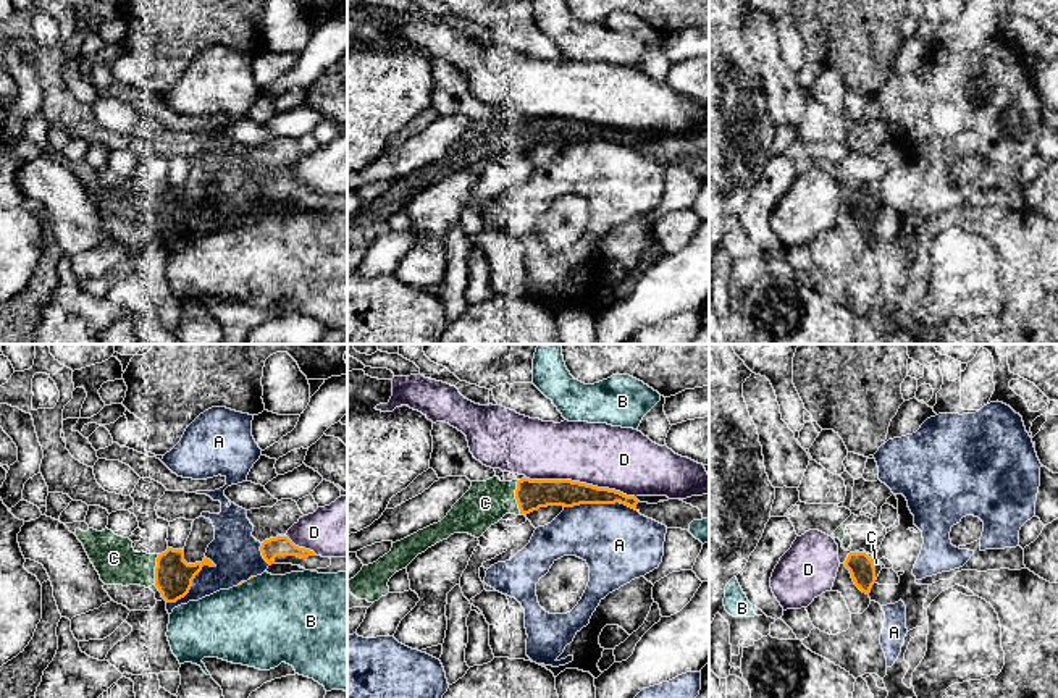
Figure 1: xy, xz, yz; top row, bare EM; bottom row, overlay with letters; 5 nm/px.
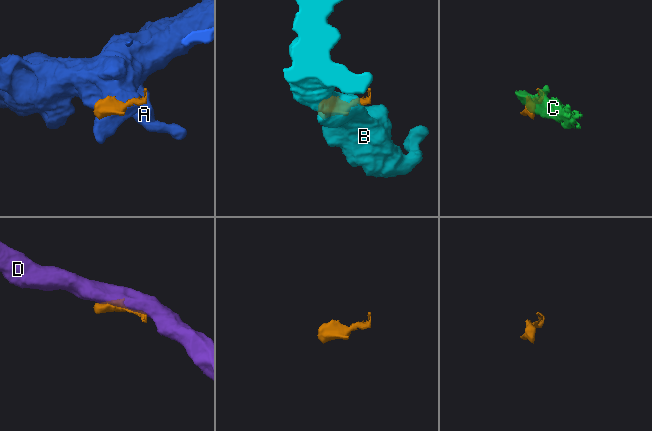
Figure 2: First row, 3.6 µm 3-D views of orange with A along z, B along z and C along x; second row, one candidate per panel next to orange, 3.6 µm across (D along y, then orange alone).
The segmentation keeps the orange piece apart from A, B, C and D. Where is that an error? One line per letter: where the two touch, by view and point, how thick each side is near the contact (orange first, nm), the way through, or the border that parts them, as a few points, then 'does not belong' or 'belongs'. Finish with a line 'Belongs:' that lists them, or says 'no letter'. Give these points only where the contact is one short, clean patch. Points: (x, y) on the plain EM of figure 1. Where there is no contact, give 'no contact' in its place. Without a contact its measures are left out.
A: xy (191, 222) | 190/200 nm | does not belong
B: xy (251, 215) | 20/440 nm | along xy (254, 215), (249, 218) | does not belong
C: xz (516, 134) | 150/220 nm | belongs
D: xz (582, 121) | 140/320 nm | does not belong
Belongs: C

